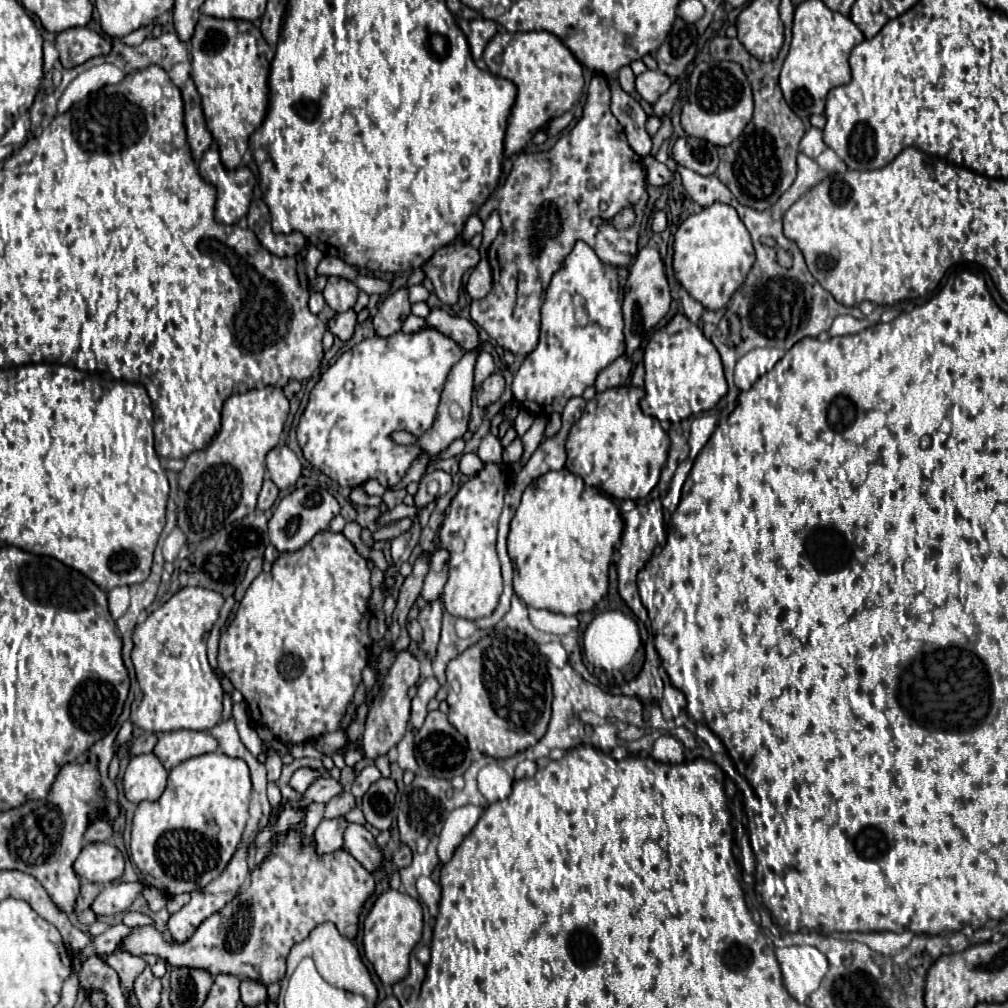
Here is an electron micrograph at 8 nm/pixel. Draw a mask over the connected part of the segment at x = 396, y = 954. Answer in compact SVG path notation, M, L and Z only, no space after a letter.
M386 890L372 906L364 920L364 952L368 962L374 966L380 982L392 986L408 976L408 960L412 948L422 936L422 906L418 900L398 890Z

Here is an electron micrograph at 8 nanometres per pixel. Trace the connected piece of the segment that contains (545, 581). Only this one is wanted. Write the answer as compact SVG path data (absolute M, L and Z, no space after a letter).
M566 468L542 474L524 490L522 502L510 524L507 550L514 564L512 598L518 596L524 604L532 608L544 608L576 618L577 615L572 614L592 610L608 592L608 566L614 548L620 542L622 530L624 520L610 496L606 496L598 488L586 486L580 476L568 474Z

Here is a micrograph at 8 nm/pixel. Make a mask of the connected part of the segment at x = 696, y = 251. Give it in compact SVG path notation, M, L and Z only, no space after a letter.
M716 202L692 214L674 234L674 278L706 310L720 310L730 302L740 284L744 284L754 260L750 234L730 204Z

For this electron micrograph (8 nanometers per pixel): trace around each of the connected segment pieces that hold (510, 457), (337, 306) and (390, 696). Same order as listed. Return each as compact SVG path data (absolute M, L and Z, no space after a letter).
M514 440L508 448L504 448L504 462L506 464L512 464L512 462L518 462L522 456L522 440Z
M330 276L324 288L324 298L326 304L334 310L334 312L344 312L348 308L352 308L356 304L356 296L358 296L358 288L354 282L346 280L346 278L338 278L338 276Z
M400 650L392 668L388 670L382 690L380 694L374 698L368 718L366 718L366 728L364 728L364 756L368 760L374 760L376 756L386 754L392 746L396 746L402 736L408 730L408 718L410 718L410 698L408 698L408 688L414 686L420 678L420 662L418 658L408 652L408 650Z

